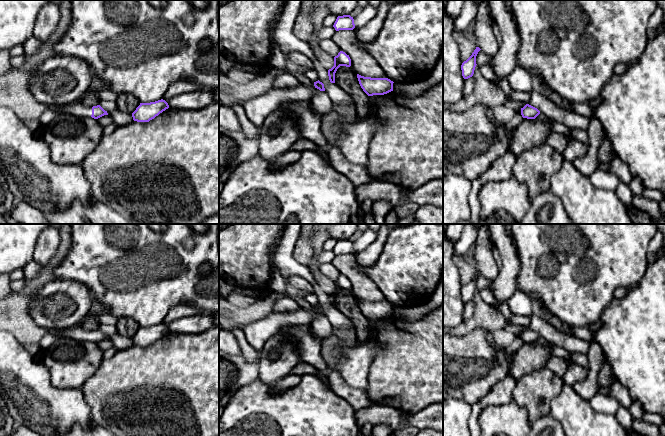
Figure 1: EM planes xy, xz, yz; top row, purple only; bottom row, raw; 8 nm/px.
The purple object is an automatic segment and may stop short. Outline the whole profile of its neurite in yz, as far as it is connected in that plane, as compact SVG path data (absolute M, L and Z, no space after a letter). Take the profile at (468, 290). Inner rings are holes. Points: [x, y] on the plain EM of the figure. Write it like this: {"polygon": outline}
{"polygon": "M476 271L472 279L462 287L461 294L462 294L462 300L464 303L468 303L473 300L475 291L477 289L476 280L480 274L481 273L479 271Z"}

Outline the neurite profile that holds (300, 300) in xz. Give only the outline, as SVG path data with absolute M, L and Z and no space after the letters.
M294 296L291 297L293 298L302 309L308 310L308 311L315 311L314 310L314 306L312 306L311 304L309 304L305 299L304 296Z

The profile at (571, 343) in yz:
M536 311L530 316L528 328L537 332L540 337L546 339L551 344L562 347L570 353L587 355L590 349L590 342L557 330Z

